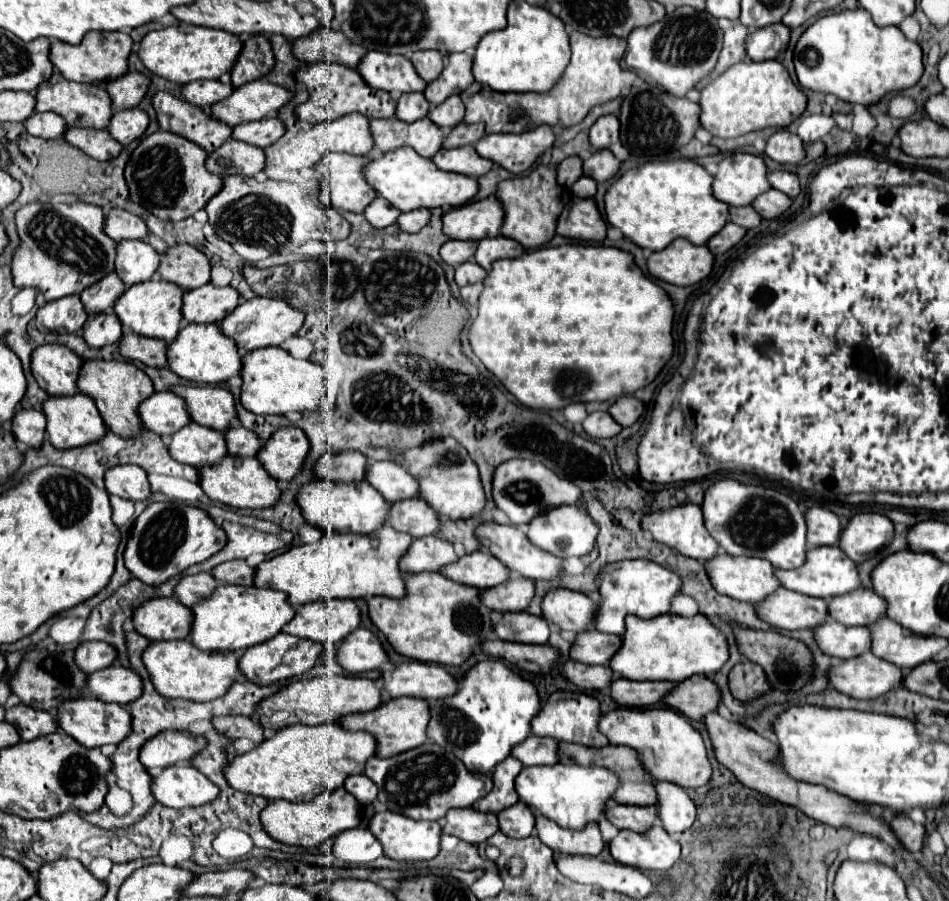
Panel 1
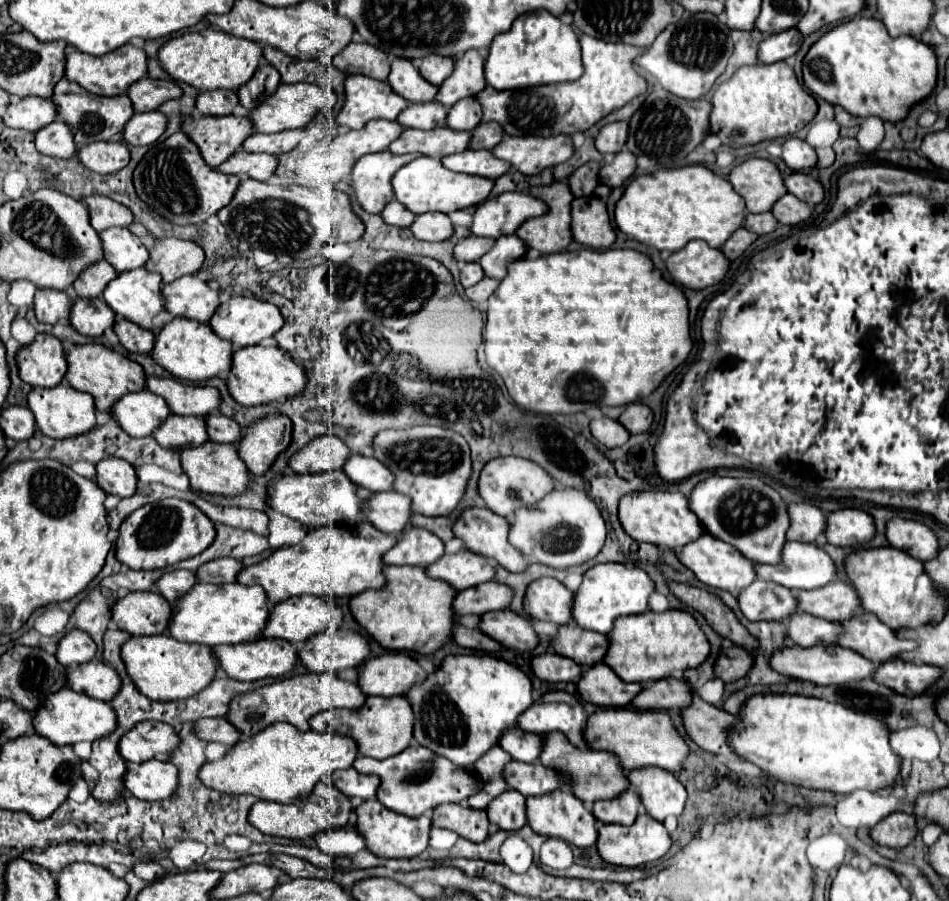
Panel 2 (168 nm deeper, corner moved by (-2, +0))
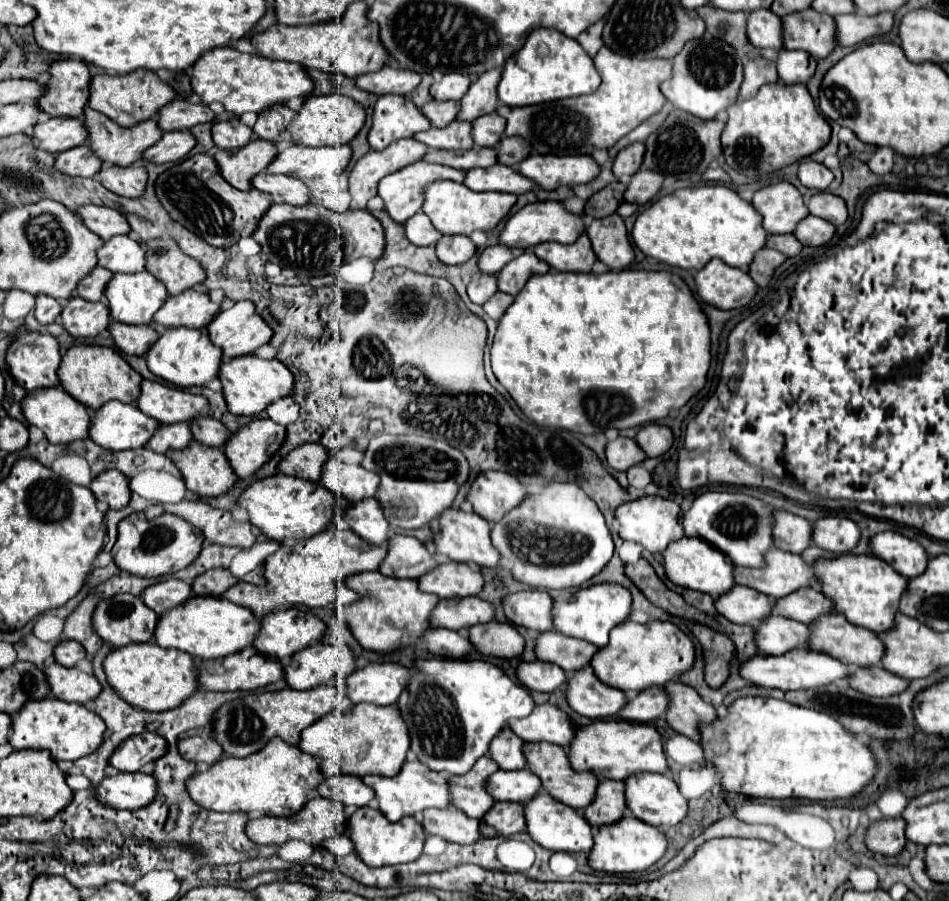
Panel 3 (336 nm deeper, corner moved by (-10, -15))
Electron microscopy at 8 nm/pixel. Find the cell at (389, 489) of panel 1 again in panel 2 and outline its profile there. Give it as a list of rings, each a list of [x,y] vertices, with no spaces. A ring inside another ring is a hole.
[[[359,454],[349,456],[349,460],[345,462],[343,472],[357,486],[363,486],[371,492],[391,490],[393,480],[395,480],[393,474],[389,472],[389,468],[385,468],[385,464],[381,464],[379,460],[375,460],[371,456],[359,456]]]

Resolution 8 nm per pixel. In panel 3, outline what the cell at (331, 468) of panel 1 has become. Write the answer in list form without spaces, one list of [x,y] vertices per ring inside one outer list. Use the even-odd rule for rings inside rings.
[[[305,443],[293,449],[281,463],[279,471],[291,477],[309,479],[313,483],[321,481],[321,473],[325,463],[329,461],[329,451],[319,443]]]

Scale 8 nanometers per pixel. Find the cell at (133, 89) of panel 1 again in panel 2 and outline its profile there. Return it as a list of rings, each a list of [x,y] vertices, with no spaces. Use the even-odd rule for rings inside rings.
[[[143,78],[143,80],[135,82],[127,94],[133,100],[135,112],[151,112],[151,110],[157,110],[167,100],[181,98],[183,90],[173,80]]]

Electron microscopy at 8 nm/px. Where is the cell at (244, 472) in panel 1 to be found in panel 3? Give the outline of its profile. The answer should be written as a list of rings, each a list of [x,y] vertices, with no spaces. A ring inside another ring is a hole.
[[[193,441],[193,447],[185,447],[185,451],[173,451],[171,459],[177,463],[187,489],[199,497],[225,495],[237,481],[223,449],[201,447]]]

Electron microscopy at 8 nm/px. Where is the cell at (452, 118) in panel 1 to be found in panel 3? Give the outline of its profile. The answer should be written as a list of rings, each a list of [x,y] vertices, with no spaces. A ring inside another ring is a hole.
[[[497,113],[483,115],[473,121],[471,137],[477,147],[495,147],[503,135],[505,119],[501,119]]]

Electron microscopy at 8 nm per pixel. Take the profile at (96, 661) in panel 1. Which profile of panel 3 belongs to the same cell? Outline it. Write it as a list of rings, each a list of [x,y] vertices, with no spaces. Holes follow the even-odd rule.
[[[63,641],[55,647],[55,661],[61,663],[63,667],[75,667],[77,661],[85,659],[87,653],[85,653],[85,647],[81,647],[81,643],[77,641]]]

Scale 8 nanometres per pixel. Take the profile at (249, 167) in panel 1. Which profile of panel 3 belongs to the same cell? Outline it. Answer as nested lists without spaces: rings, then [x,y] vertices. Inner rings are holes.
[[[255,175],[251,185],[263,193],[273,195],[277,201],[285,201],[289,205],[305,205],[311,197],[307,185],[301,179],[293,179],[289,175]]]

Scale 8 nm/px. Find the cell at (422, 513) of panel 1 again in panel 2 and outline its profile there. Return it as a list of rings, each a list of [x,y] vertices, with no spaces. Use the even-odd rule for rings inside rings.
[[[393,490],[371,494],[369,504],[365,508],[365,518],[381,532],[393,536],[399,536],[403,530],[411,526],[409,516],[411,516],[409,498]]]

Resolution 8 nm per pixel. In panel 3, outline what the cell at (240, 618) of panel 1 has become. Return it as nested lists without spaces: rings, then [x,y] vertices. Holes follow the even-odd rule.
[[[193,597],[159,617],[155,641],[161,647],[185,651],[197,659],[221,659],[253,647],[259,629],[261,619],[249,607],[231,603],[223,597]]]

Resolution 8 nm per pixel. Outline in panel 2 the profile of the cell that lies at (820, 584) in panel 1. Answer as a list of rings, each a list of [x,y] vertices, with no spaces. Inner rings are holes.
[[[787,542],[781,564],[757,564],[757,578],[777,582],[789,590],[813,590],[835,576],[833,560],[815,544]]]

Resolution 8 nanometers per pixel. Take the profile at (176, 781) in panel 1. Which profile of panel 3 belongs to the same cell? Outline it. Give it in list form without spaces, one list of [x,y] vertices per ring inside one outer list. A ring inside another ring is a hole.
[[[143,771],[137,773],[119,773],[115,777],[107,777],[95,787],[97,799],[101,803],[109,803],[115,809],[137,811],[151,805],[157,797],[157,779]]]

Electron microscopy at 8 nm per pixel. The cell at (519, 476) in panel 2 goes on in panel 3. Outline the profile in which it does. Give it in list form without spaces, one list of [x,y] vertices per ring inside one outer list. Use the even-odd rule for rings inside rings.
[[[485,471],[473,481],[467,501],[473,505],[475,513],[497,523],[511,509],[521,505],[527,495],[527,489],[515,475],[505,471]]]

